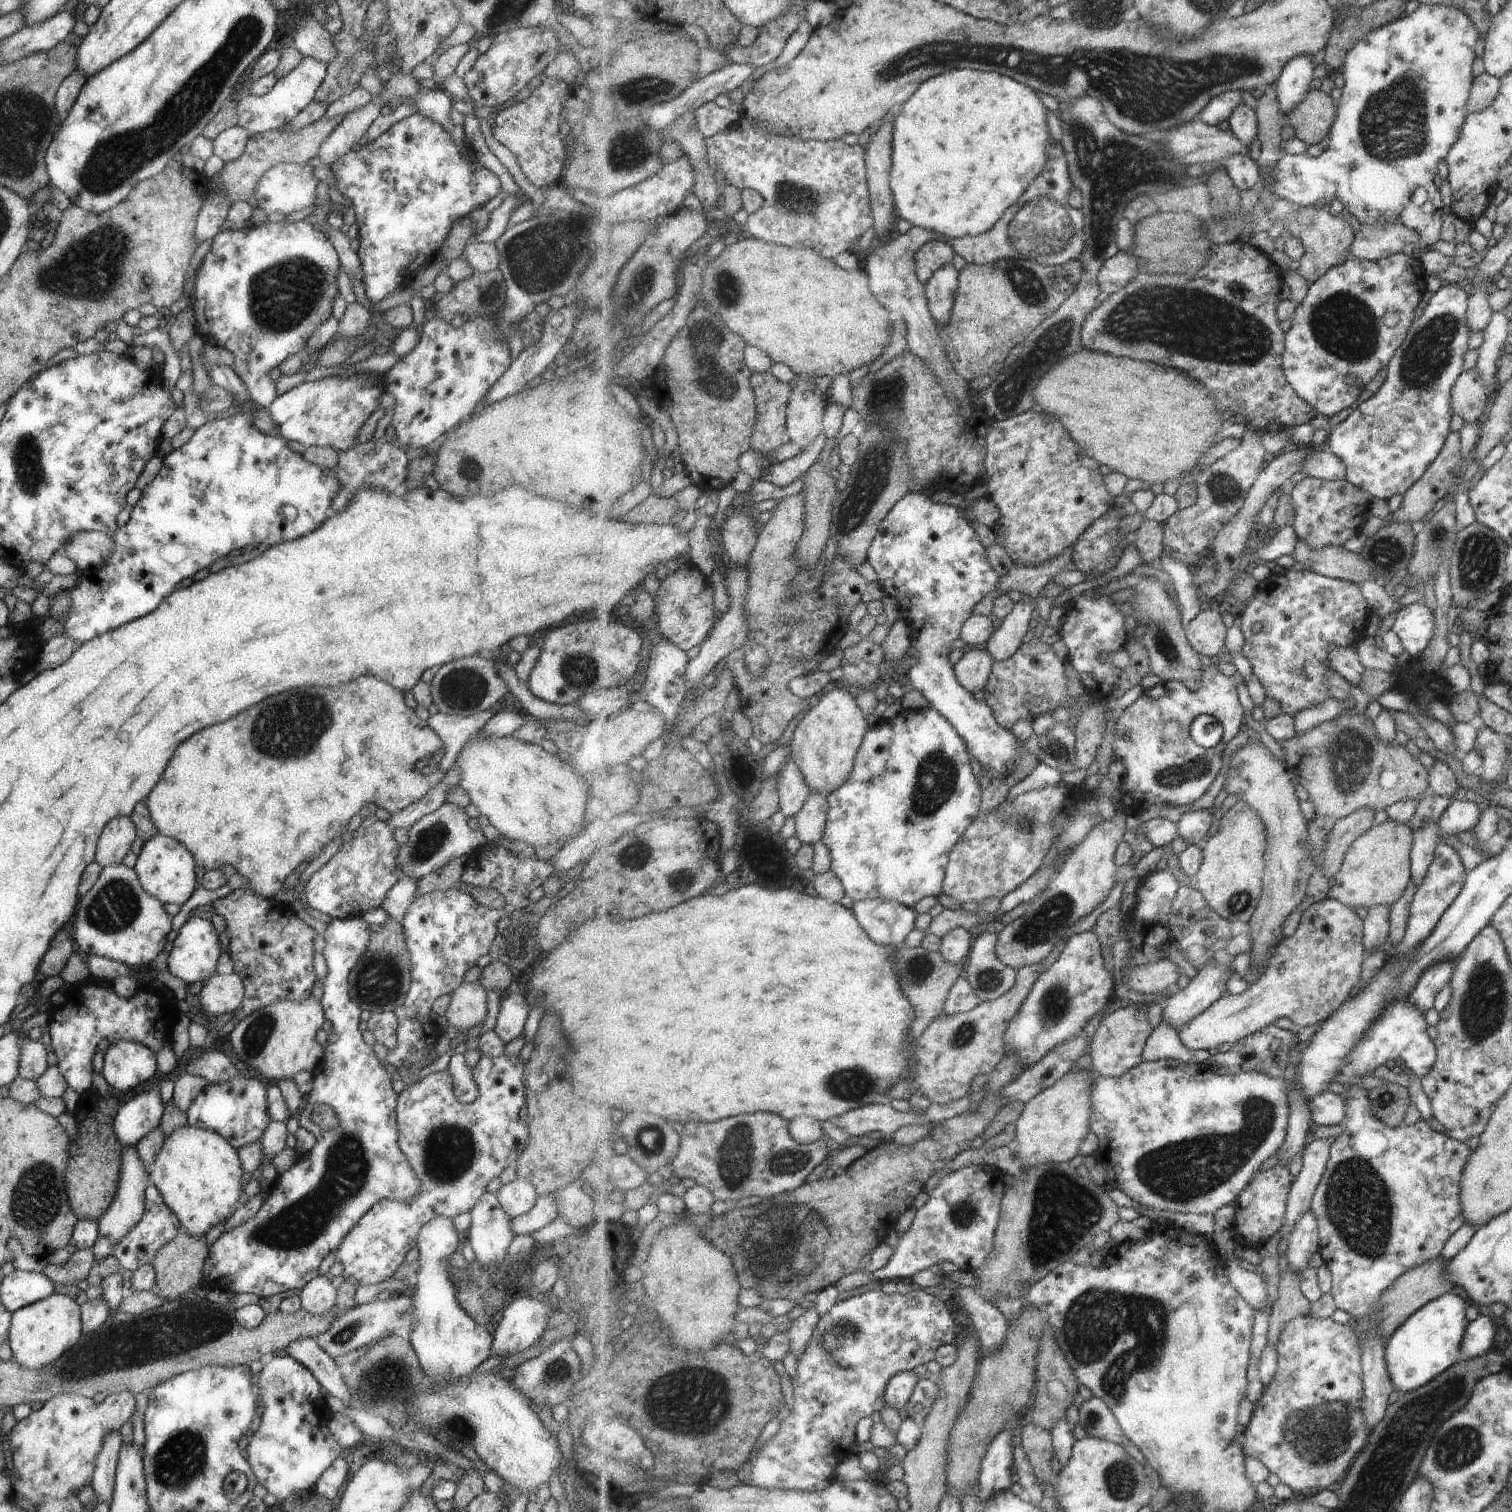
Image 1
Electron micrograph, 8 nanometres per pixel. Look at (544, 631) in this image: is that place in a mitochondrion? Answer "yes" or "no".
no

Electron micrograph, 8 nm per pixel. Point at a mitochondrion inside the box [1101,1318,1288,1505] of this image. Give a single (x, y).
(1120, 1478)

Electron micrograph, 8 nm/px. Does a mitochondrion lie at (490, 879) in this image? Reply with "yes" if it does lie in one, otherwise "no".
no

